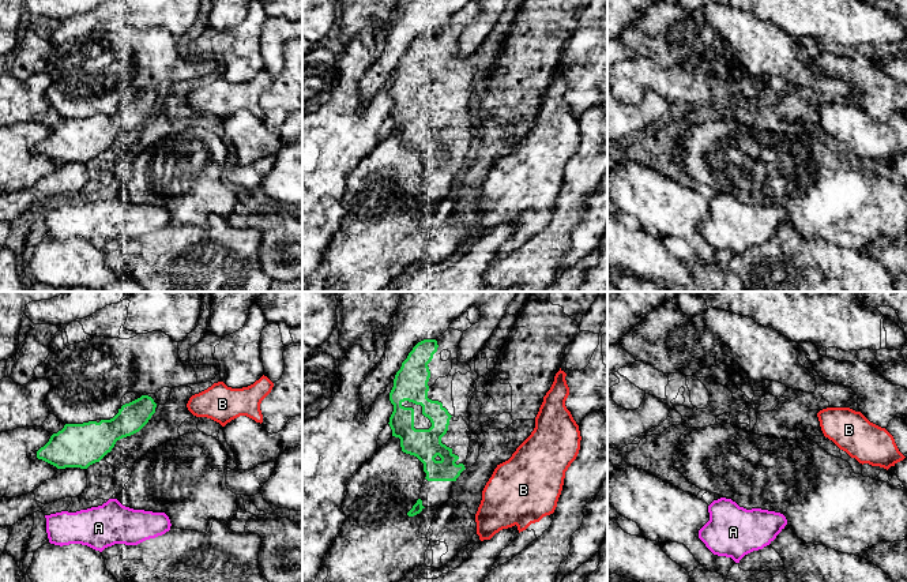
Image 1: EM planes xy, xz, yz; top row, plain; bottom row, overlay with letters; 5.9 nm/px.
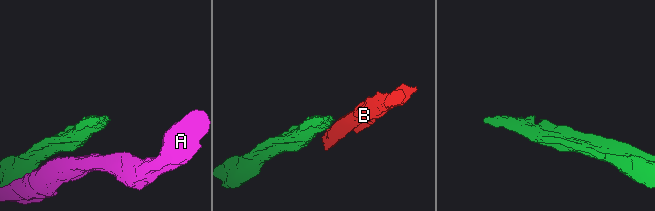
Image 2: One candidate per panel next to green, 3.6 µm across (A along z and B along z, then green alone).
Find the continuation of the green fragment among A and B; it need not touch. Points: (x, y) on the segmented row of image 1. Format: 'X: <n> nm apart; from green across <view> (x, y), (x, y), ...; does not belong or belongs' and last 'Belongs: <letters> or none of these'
A: 220 nm apart; from green across xy (86, 468), (109, 499); does not belong
B: 160 nm apart; from green across xz (465, 468), (486, 483); does not belong
Belongs: none of these

